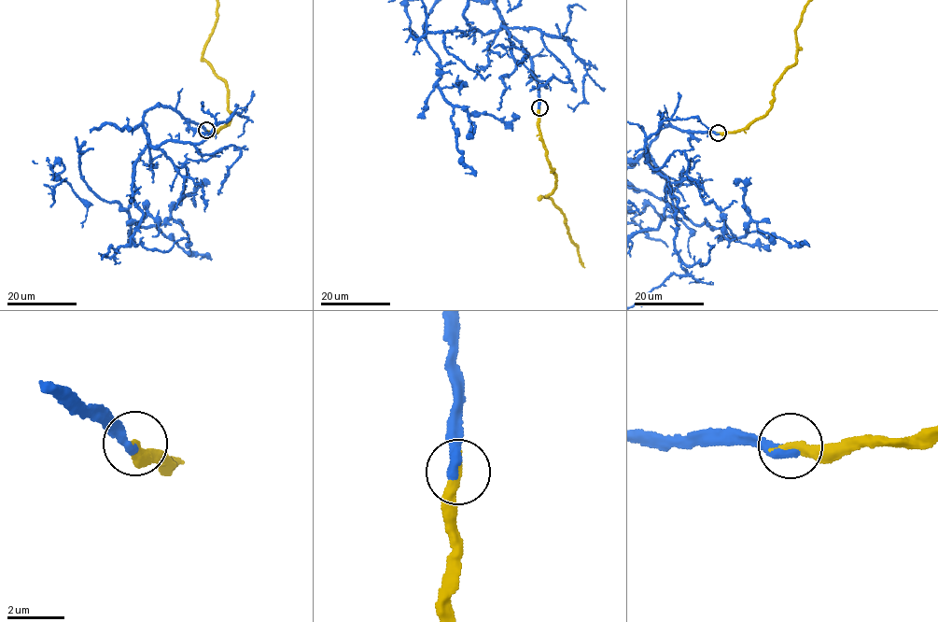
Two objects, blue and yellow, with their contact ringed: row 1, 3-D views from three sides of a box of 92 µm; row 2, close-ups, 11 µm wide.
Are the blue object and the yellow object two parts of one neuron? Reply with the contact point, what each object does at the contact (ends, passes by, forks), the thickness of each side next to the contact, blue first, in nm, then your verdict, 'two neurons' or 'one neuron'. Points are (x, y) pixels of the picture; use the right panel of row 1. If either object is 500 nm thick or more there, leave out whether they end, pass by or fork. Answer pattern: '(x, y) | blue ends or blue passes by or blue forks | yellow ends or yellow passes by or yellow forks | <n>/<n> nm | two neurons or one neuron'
(718, 133) | blue ends | yellow ends | 360/280 nm | one neuron

